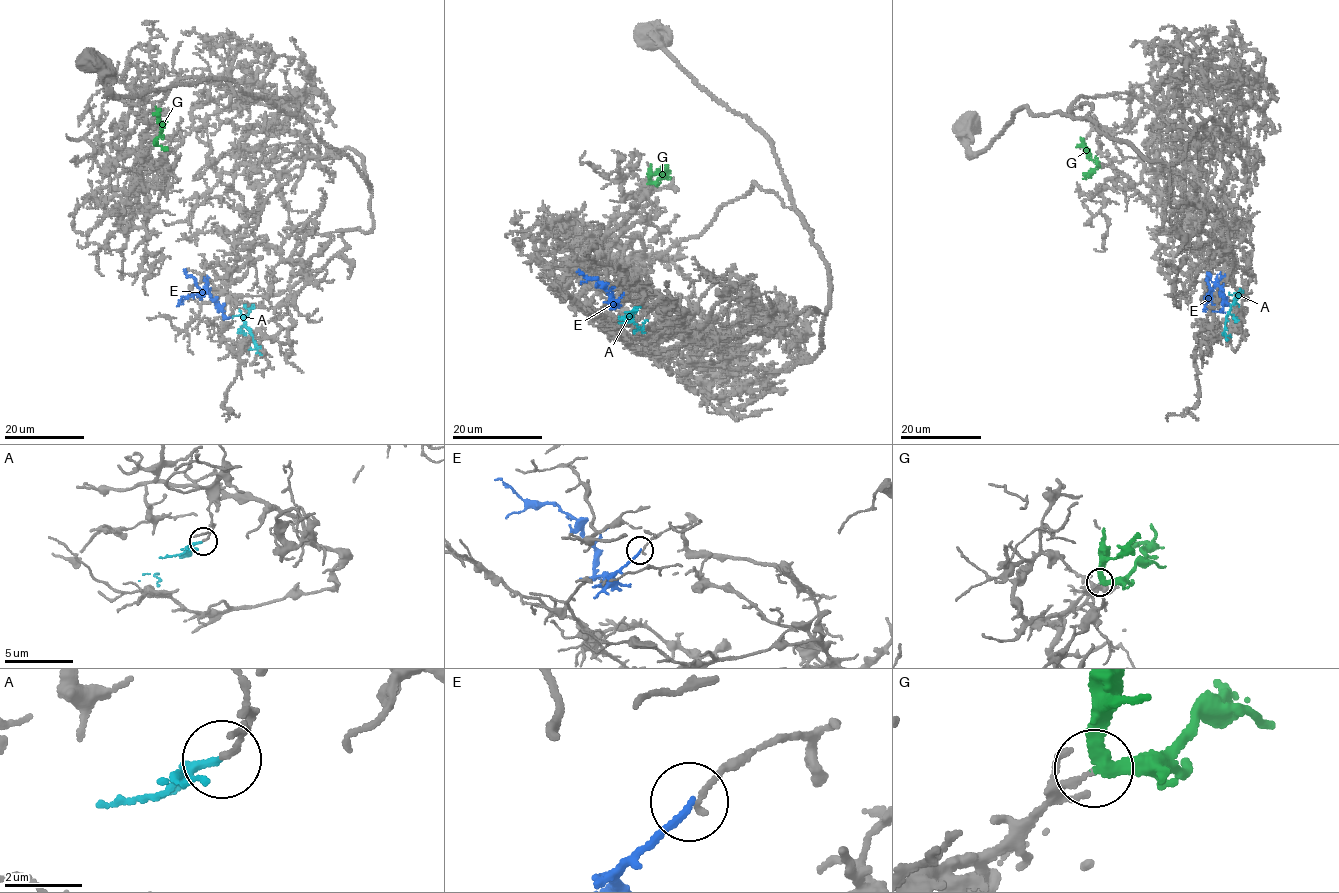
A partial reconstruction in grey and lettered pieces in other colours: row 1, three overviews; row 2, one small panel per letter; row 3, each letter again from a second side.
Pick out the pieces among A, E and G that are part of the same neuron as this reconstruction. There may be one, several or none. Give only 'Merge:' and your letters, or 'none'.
Merge: G

